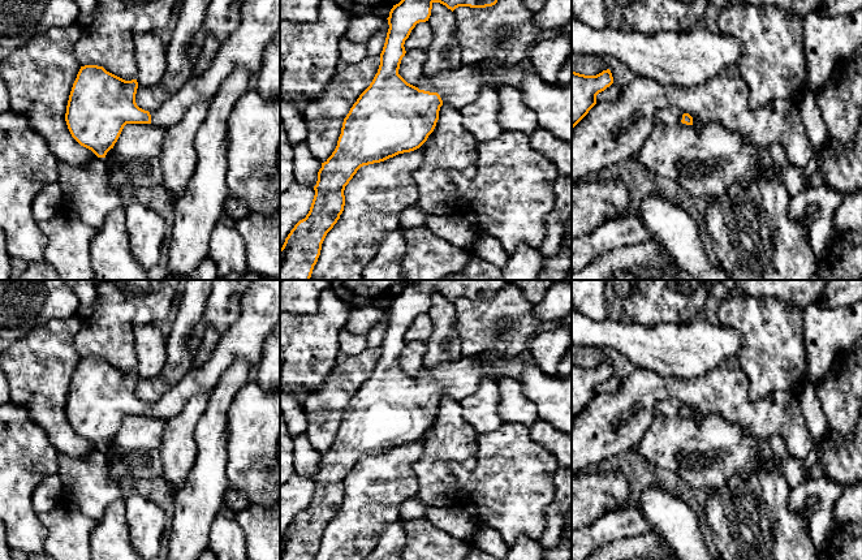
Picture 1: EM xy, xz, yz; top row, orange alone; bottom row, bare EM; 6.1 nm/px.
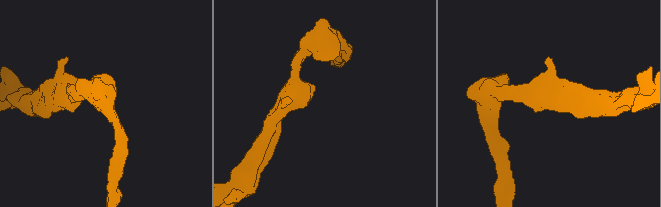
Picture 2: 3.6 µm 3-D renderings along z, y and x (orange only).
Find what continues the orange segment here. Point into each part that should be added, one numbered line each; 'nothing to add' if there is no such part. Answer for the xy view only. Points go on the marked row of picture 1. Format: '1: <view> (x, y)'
1: xy (259, 25)

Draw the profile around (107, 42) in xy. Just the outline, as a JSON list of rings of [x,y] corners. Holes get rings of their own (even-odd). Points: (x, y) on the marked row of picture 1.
[[[96,0],[92,13],[92,23],[82,27],[74,47],[78,63],[103,66],[125,81],[135,79],[135,16],[122,0]]]

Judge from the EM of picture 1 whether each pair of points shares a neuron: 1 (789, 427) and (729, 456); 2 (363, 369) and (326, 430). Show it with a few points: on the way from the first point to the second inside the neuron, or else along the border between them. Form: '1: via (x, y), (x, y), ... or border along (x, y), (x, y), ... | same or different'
1: border along (733, 423), (757, 440), (762, 461), (757, 472) | different
2: via (348, 383), (326, 405), (326, 414) | same

